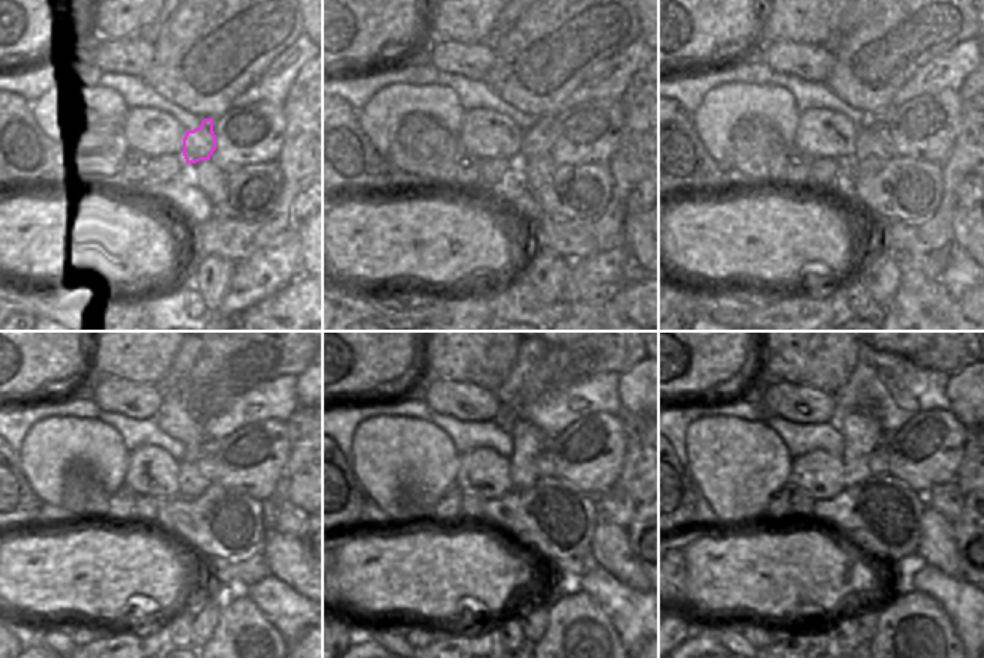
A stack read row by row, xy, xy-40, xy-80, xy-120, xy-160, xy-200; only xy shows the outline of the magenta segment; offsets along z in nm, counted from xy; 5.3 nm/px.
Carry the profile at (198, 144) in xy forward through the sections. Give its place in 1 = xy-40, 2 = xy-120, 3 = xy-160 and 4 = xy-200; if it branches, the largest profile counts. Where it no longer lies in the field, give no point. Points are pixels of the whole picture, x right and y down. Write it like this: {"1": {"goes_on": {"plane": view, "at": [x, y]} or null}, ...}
{"1": {"goes_on": {"plane": "xy-40", "at": [537, 141]}}, "2": {"goes_on": {"plane": "xy-120", "at": [206, 465]}}, "3": {"goes_on": {"plane": "xy-160", "at": [543, 463]}}, "4": {"goes_on": {"plane": "xy-200", "at": [878, 460]}}}

